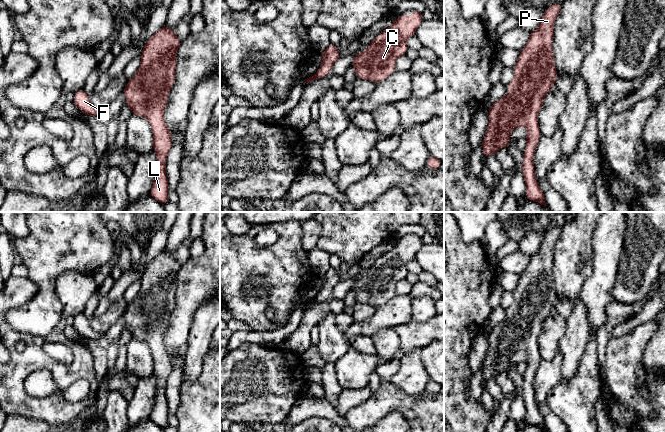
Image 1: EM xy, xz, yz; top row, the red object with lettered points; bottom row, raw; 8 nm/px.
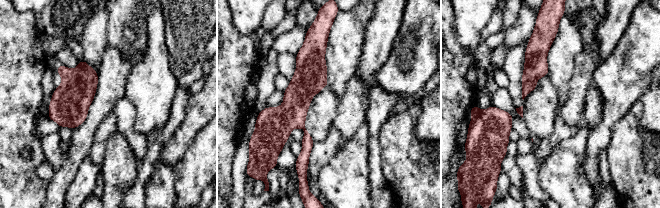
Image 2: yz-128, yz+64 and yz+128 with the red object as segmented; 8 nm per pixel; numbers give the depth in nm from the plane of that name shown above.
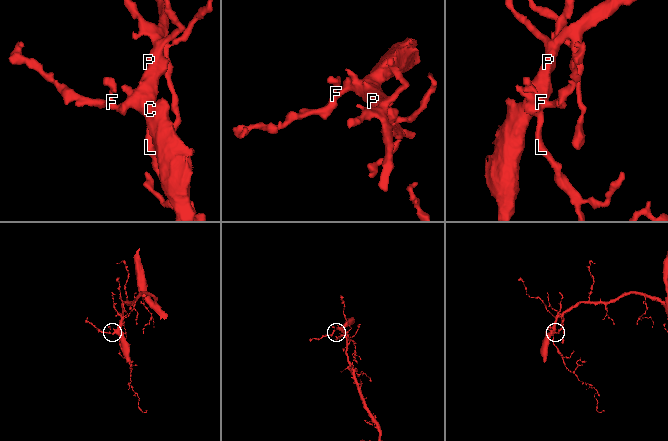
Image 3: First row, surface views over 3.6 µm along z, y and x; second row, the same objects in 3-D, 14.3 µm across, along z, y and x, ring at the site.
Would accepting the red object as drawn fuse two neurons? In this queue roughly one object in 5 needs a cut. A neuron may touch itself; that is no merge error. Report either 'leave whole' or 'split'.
leave whole

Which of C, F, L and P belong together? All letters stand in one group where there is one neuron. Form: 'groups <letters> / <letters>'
groups C F L P

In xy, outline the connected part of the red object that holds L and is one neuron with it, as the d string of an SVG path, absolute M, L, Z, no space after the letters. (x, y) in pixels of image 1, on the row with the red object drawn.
M164 25L153 36L151 36L140 55L141 62L137 72L132 79L127 82L123 93L126 97L126 103L132 114L147 118L153 132L153 150L156 154L158 164L155 170L155 178L150 190L150 196L165 205L169 201L169 186L166 174L166 160L173 144L171 141L171 132L164 120L164 113L167 105L167 98L171 88L175 83L175 69L177 66L177 51L182 41L174 33L174 29Z

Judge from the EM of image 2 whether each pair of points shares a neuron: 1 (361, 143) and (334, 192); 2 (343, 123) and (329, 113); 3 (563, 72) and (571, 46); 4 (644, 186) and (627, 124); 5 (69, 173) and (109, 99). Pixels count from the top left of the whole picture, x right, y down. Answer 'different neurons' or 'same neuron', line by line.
1: same neuron
2: different neurons
3: same neuron
4: same neuron
5: same neuron

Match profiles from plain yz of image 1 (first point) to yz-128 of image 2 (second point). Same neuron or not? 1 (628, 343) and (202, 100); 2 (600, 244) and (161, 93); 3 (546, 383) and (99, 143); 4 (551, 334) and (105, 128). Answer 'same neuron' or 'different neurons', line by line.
1: same neuron
2: same neuron
3: different neurons
4: same neuron

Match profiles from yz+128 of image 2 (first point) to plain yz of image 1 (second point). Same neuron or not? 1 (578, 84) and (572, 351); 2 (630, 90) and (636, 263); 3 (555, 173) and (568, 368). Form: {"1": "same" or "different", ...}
{"1": "same", "2": "same", "3": "different"}

